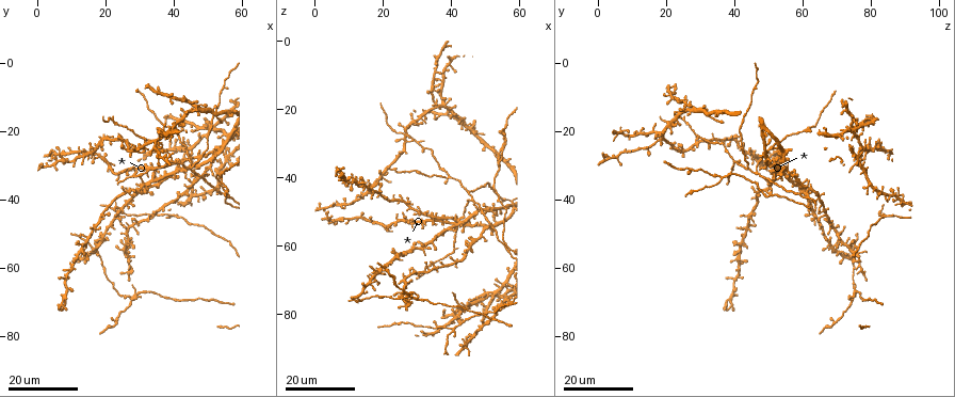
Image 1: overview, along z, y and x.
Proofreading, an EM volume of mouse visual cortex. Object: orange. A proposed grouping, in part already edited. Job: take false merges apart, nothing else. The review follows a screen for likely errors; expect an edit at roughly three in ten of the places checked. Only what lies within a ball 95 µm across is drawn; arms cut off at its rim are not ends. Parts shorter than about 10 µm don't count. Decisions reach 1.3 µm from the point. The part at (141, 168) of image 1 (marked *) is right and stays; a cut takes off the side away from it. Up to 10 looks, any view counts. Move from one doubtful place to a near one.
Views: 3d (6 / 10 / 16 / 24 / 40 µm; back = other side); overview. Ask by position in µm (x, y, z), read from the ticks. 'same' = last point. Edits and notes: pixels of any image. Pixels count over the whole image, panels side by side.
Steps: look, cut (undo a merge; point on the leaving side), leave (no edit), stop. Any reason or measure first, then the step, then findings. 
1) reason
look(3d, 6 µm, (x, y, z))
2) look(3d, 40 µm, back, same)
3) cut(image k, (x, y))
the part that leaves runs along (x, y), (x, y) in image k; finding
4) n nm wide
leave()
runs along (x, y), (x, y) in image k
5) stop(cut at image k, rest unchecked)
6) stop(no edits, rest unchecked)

two arms in line, one across
look(3d, 24 µm, (40.5, 19.5, 61.5))

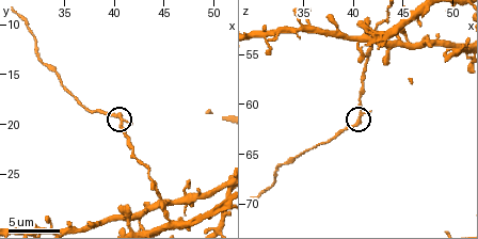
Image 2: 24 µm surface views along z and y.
look(3d, 6 µm, (40.8, 19.6, 60.6))

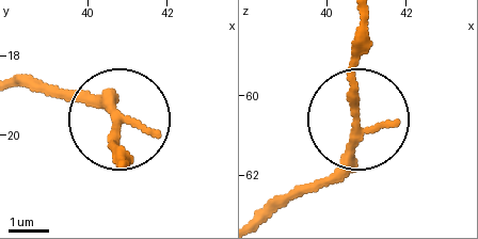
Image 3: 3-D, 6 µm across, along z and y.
leave()
runs along (369, 20), (349, 81), (355, 142), (312, 190) in image 3; one cell here

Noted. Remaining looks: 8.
looks like a crossing
look(3d, 24 µm, (16.0, 55.0, 71.0))

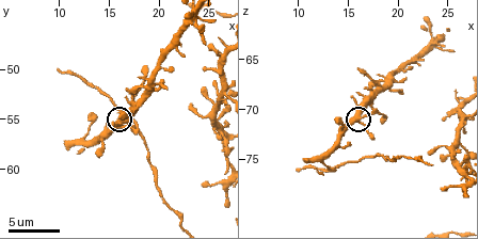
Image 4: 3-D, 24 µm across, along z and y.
look(3d, 10 µm, same)

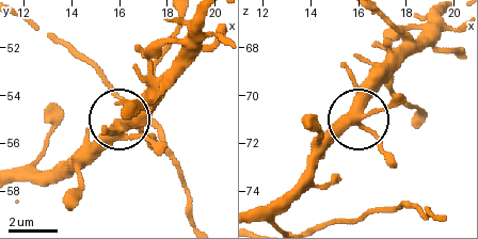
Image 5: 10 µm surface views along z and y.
4 arms
leave()
one cell here

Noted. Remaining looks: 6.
four or more arms meet
look(3d, 24 µm, (41.0, 44.5, 84.5))

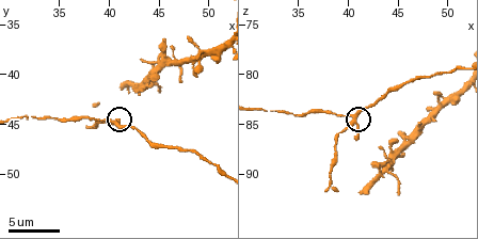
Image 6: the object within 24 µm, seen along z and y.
look(3d, 10 µm, (40.8, 44.8, 84.4))

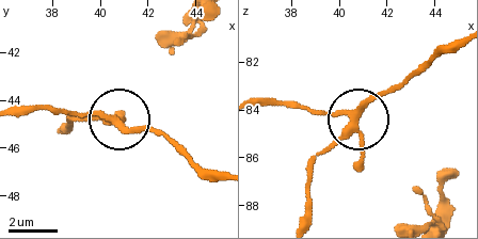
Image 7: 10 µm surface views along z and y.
look(3d, 10 µm, back, (40.7, 44.9, 84.2))

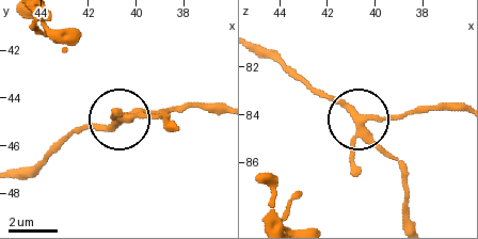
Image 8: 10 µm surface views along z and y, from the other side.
280 nm wide
leave()
continuous, no second cell

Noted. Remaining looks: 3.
two arms at a narrow angle
look(3d, 24 µm, (46.0, 32.5, 47.5))

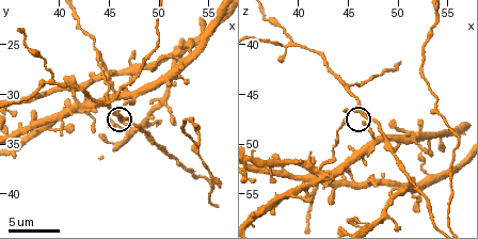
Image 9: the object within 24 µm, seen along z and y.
closer look
look(3d, 6 µm, (46.6, 32.4, 47.2))

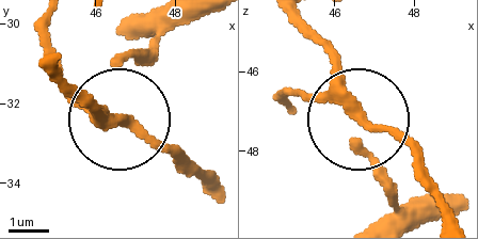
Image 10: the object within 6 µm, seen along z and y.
leave()
runs along (134, 35), (150, 45), (127, 59), (121, 124), (66, 93) in image 10; continuous, no second cell

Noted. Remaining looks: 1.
four arms meet
look(3d, 6 µm, (39.2, 28.6, 39.8))

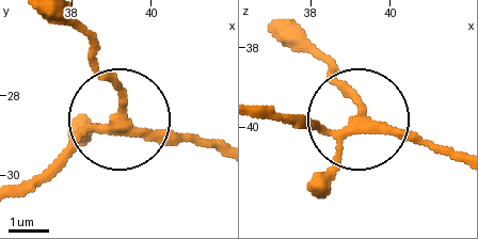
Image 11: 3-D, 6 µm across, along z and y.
leave()
runs along (453, 158), (362, 117), (321, 128), (273, 114) in image 11; one cell here

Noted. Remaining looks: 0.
stop(no edits, rest unchecked)

